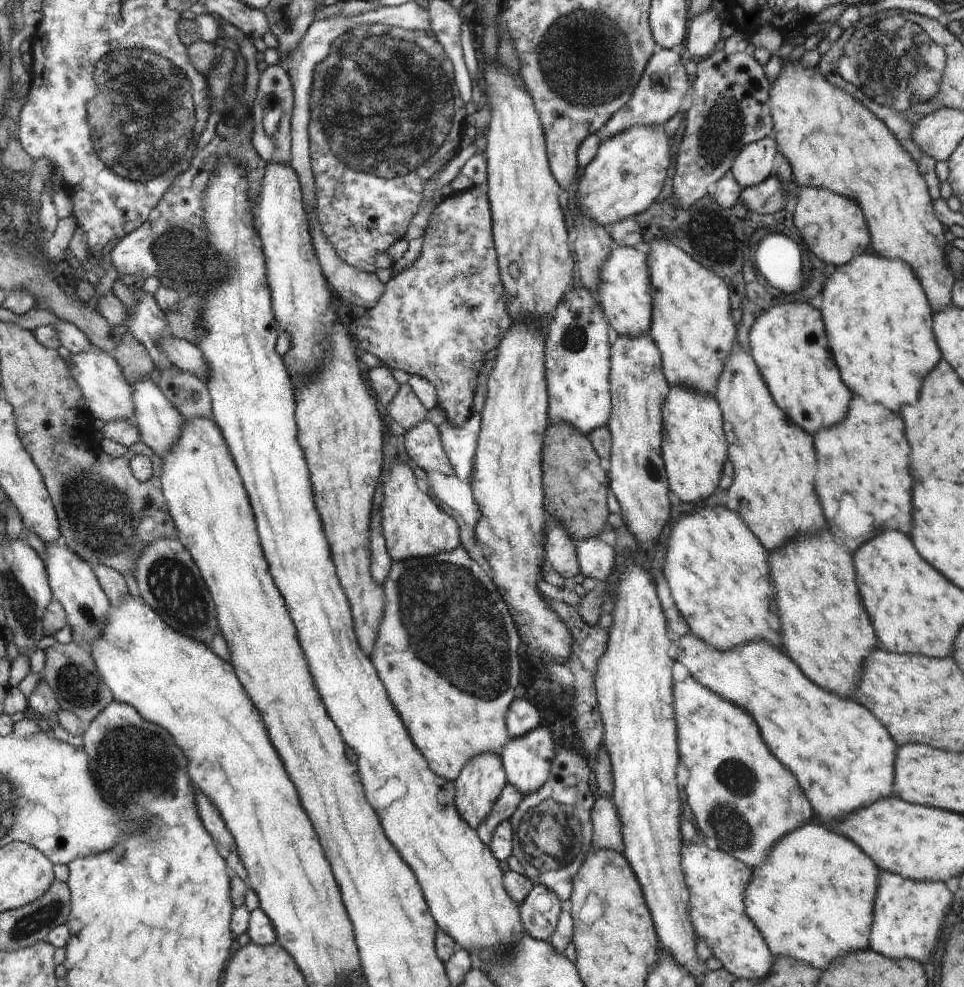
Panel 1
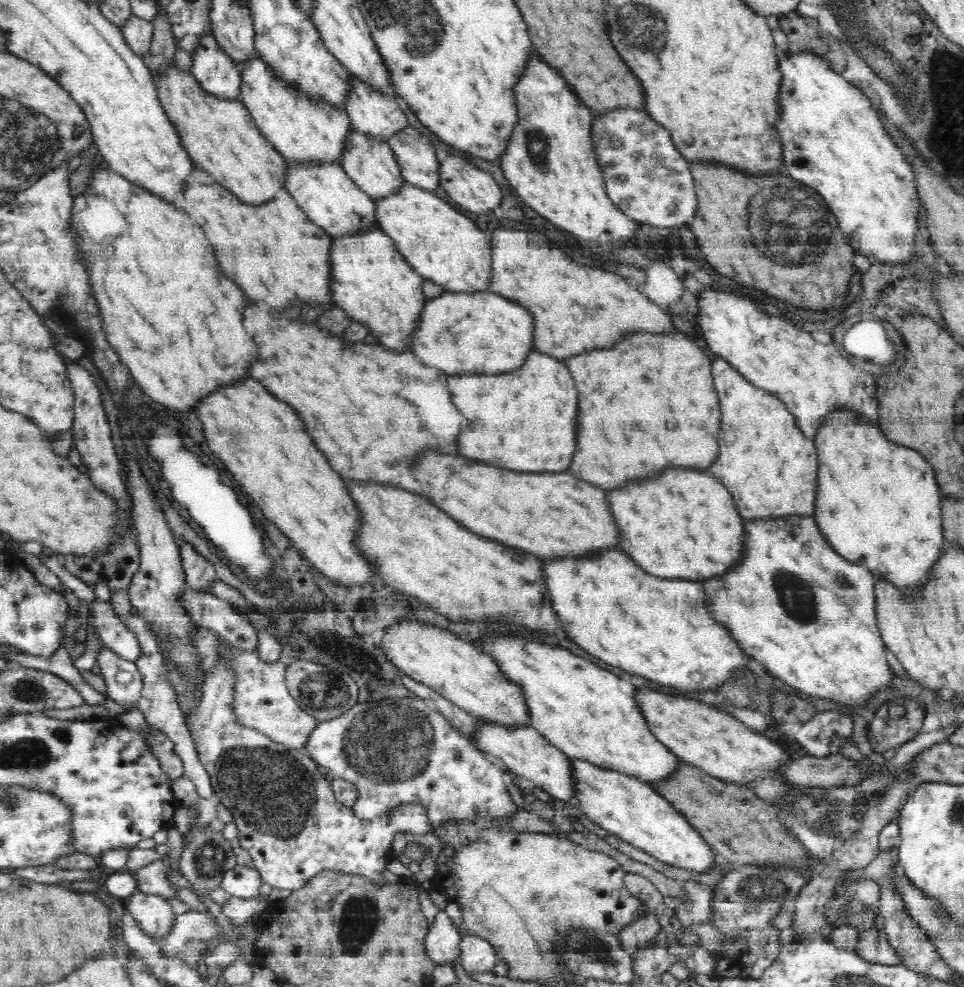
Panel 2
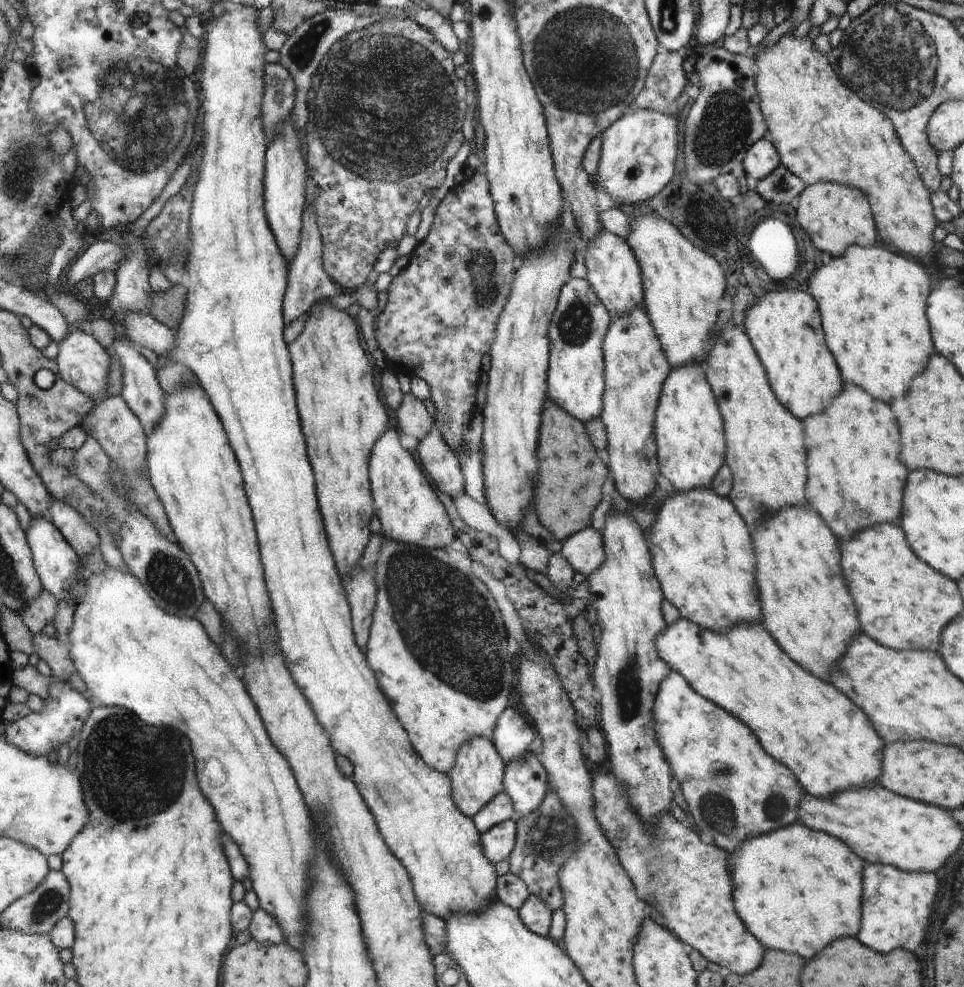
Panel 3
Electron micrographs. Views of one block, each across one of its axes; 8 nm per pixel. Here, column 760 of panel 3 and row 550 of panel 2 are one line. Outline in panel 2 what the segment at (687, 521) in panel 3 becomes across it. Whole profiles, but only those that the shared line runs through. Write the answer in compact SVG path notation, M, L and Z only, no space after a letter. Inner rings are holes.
M608 550L604 554L588 558L564 558L544 562L548 576L552 606L568 632L580 648L602 658L604 662L622 668L628 674L642 676L662 686L672 686L682 692L712 692L726 684L726 680L740 676L738 672L752 673L748 669L748 657L740 645L730 640L730 632L718 624L710 612L706 612L706 595L702 584L685 579L666 579L644 572L624 552Z

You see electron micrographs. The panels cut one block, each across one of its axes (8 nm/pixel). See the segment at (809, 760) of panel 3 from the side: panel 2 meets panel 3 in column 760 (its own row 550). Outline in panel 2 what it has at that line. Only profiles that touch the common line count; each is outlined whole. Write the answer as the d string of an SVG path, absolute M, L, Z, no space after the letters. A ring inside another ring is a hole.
M668 468L662 476L644 480L638 484L628 484L622 490L608 492L610 510L614 512L616 524L622 532L622 548L643 570L652 576L685 580L705 580L721 576L726 568L732 568L742 556L742 518L730 498L730 492L710 474L688 470L688 468Z

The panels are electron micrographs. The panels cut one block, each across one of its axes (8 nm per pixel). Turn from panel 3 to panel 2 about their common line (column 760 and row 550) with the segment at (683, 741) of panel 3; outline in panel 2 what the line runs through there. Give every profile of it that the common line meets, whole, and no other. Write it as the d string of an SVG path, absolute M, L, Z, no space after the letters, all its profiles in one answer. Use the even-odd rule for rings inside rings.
M786 516L766 519L764 524L752 524L750 556L744 556L736 570L722 578L704 580L706 606L714 620L730 630L736 644L761 662L767 672L780 678L793 692L832 700L847 708L860 708L880 690L890 688L893 670L884 654L876 618L874 599L875 576L865 565L840 556L822 536L816 521L810 516Z

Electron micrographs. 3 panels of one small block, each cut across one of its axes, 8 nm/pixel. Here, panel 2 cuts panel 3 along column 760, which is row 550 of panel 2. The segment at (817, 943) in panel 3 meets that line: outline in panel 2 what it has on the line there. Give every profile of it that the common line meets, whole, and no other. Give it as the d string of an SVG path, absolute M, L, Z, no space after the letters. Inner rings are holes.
M835 408L818 430L818 494L813 519L818 530L840 556L865 565L875 577L886 577L897 588L918 589L927 580L930 568L946 544L943 535L940 500L942 494L932 465L918 451L894 444L876 428L860 418L857 410Z

